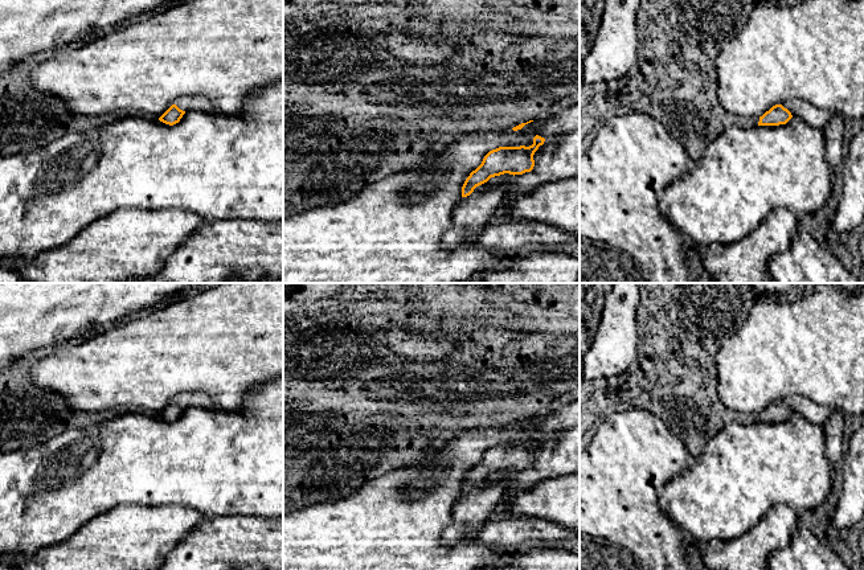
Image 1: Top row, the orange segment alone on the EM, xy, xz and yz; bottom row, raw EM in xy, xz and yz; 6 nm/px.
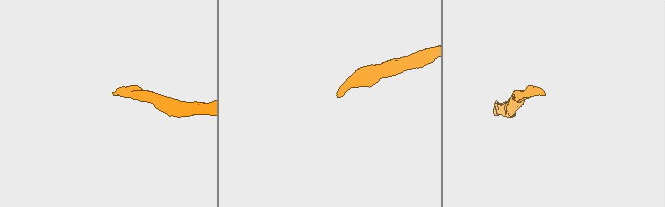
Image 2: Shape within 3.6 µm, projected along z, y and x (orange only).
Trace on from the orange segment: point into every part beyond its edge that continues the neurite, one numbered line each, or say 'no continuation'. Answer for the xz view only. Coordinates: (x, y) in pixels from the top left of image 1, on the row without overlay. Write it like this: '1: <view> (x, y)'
1: xz (471, 509)

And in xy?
1: xy (187, 400)

